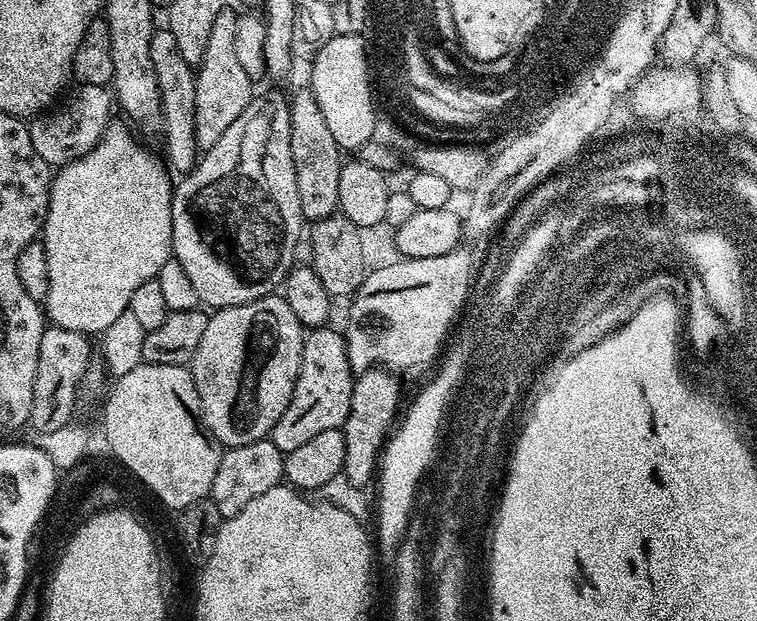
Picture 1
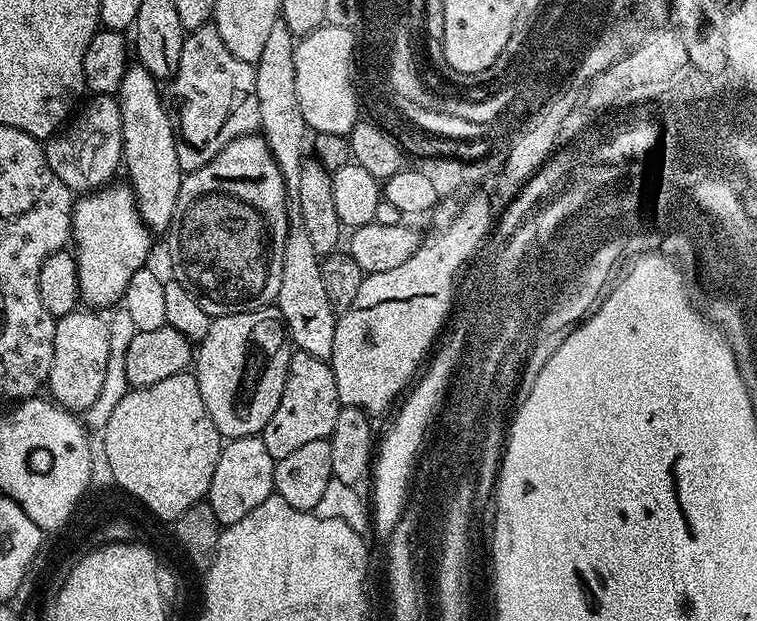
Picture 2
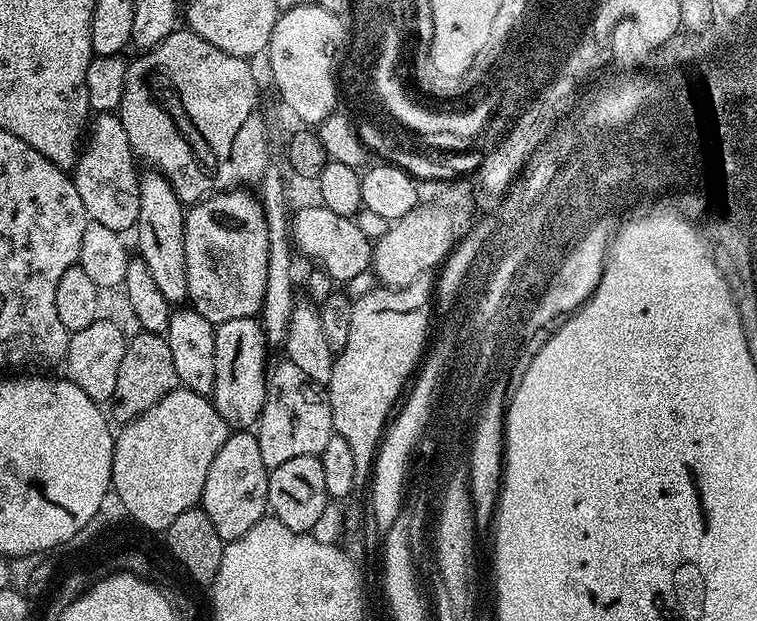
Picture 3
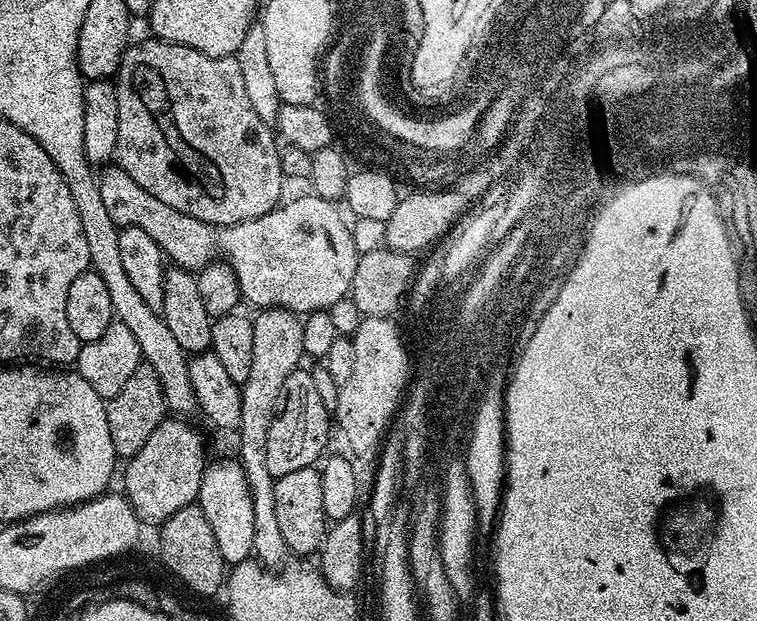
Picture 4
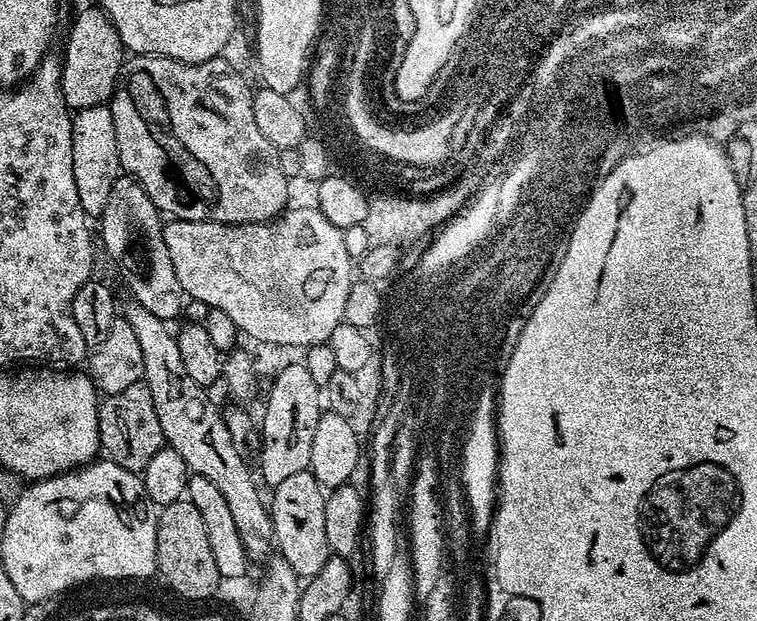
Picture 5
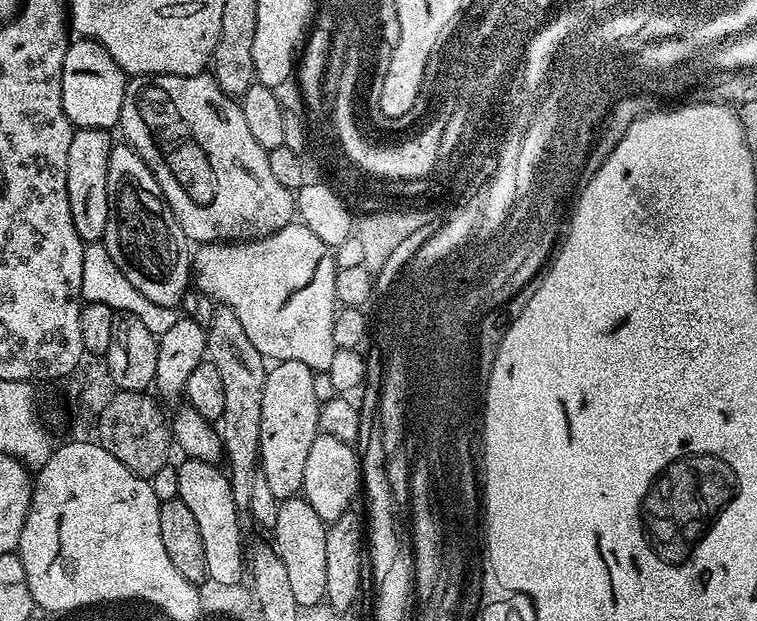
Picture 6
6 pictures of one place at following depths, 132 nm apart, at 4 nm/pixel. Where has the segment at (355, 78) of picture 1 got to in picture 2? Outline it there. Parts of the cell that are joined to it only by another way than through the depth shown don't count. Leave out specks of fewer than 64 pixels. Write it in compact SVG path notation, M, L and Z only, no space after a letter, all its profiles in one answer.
M325 24L296 44L294 86L298 86L298 106L302 106L302 118L313 133L325 132L347 137L348 131L356 125L358 117L353 113L352 94L346 86L346 50L351 43L352 31L351 27L339 28Z

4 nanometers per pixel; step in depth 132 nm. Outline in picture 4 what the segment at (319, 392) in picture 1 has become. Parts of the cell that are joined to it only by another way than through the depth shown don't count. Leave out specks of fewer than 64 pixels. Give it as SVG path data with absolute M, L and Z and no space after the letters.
M311 371L292 372L286 378L279 409L270 422L267 435L266 469L270 474L279 478L294 470L313 467L325 455L324 447L328 444L328 422L330 426L330 410L322 404L322 397L314 386Z

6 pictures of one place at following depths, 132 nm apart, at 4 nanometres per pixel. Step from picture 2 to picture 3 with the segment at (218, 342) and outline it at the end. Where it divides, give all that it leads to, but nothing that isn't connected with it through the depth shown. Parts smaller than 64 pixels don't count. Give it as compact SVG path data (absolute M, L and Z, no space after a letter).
M242 317L215 325L215 330L212 405L233 429L251 429L259 421L268 393L270 345L264 327L259 319Z

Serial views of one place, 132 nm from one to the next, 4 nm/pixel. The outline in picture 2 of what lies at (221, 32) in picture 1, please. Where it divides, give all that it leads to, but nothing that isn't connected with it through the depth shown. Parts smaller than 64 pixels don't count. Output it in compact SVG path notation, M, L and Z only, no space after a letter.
M215 23L203 24L185 35L178 70L166 92L172 95L176 150L185 173L206 166L228 143L251 136L260 127L256 69L226 50Z

